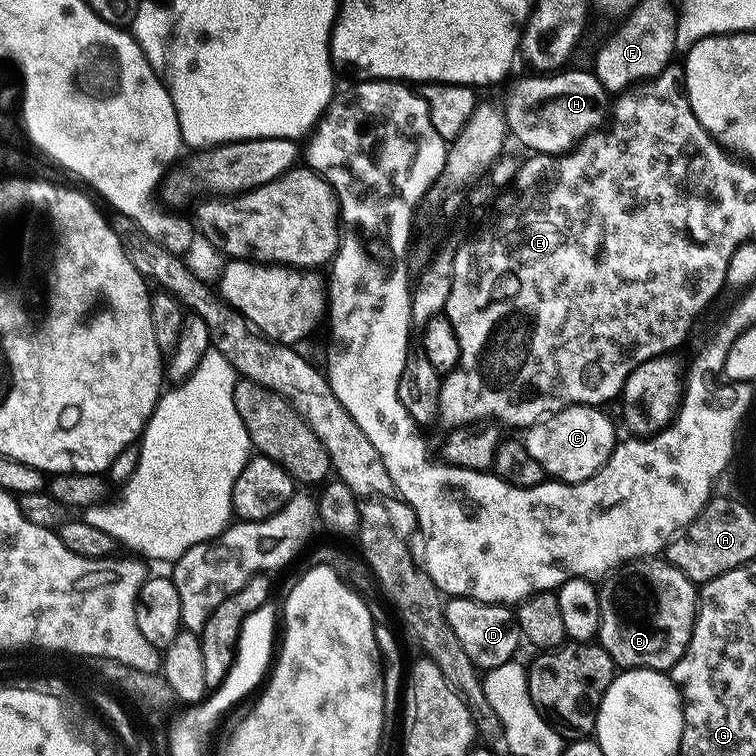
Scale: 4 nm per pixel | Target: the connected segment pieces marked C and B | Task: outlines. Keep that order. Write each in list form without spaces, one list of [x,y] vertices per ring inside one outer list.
[[[569,404],[528,425],[522,439],[526,450],[530,450],[538,466],[542,466],[545,477],[560,480],[564,484],[577,484],[598,474],[598,470],[602,470],[604,463],[612,457],[612,451],[618,443],[616,427],[603,407]]]
[[[637,558],[616,569],[599,585],[598,643],[621,669],[652,668],[667,673],[680,661],[692,637],[698,611],[698,588],[666,558]]]

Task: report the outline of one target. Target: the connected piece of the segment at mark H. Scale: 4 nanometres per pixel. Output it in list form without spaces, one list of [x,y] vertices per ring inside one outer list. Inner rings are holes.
[[[560,70],[551,74],[531,74],[514,79],[506,90],[502,111],[505,124],[508,125],[509,135],[515,138],[534,154],[560,155],[561,152],[571,151],[581,140],[585,138],[584,128],[591,124],[593,129],[601,127],[603,118],[605,121],[610,98],[605,88],[597,79],[593,71]],[[552,104],[554,104],[554,120],[540,120],[552,116]]]

